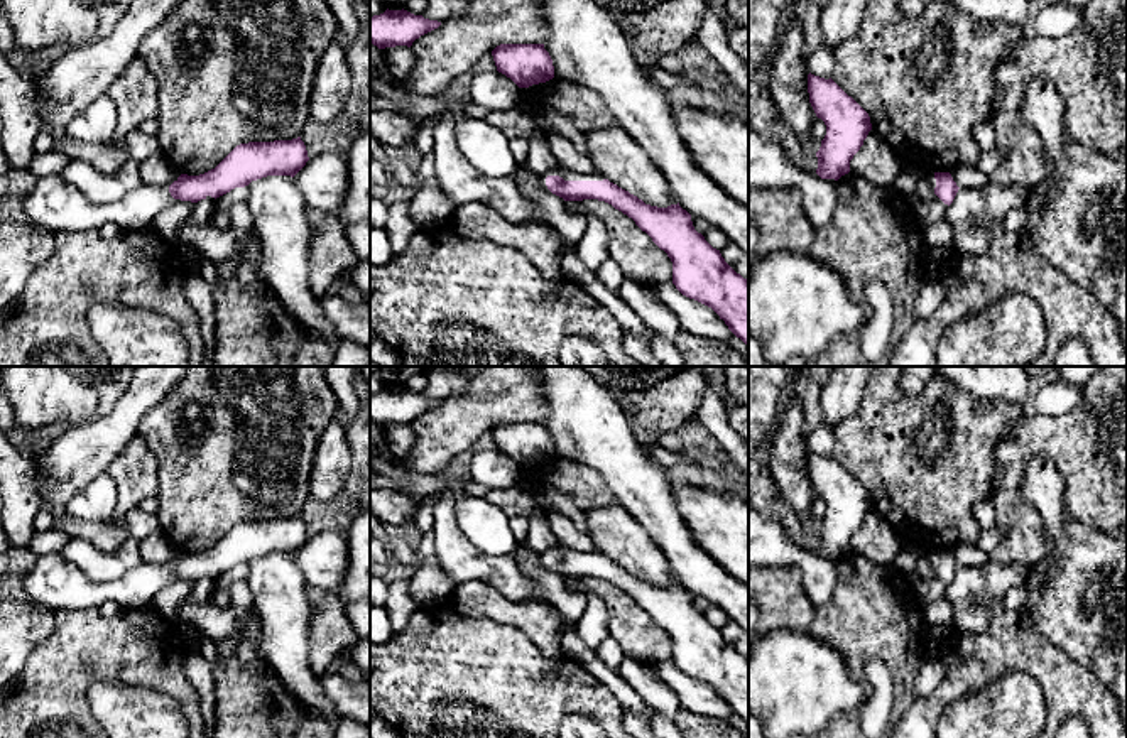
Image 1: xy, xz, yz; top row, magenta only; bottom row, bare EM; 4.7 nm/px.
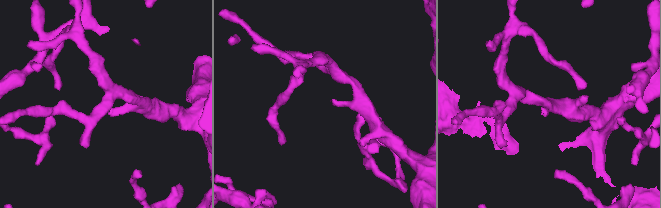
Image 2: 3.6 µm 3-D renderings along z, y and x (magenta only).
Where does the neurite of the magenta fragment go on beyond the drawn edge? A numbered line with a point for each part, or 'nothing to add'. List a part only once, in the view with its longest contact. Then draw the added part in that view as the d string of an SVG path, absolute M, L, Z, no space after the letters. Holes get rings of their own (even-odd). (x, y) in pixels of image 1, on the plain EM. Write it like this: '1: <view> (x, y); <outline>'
1: xz (566, 553); M553 547L547 549L546 552L539 554L539 562L542 567L549 569L546 564L546 556L547 554L559 554L564 559L603 559L605 556L598 554L598 552L578 552L568 547Z

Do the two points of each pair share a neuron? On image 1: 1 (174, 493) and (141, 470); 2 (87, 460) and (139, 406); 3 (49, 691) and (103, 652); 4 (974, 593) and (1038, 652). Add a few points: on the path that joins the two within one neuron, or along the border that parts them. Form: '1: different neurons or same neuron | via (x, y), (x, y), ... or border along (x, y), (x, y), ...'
1: different neurons | border along (146, 446), (157, 465), (156, 495)
2: same neuron | via (98, 446), (125, 419)
3: same neuron | via (63, 678), (90, 652)
4: different neurons | border along (1004, 610), (984, 630), (958, 629)

